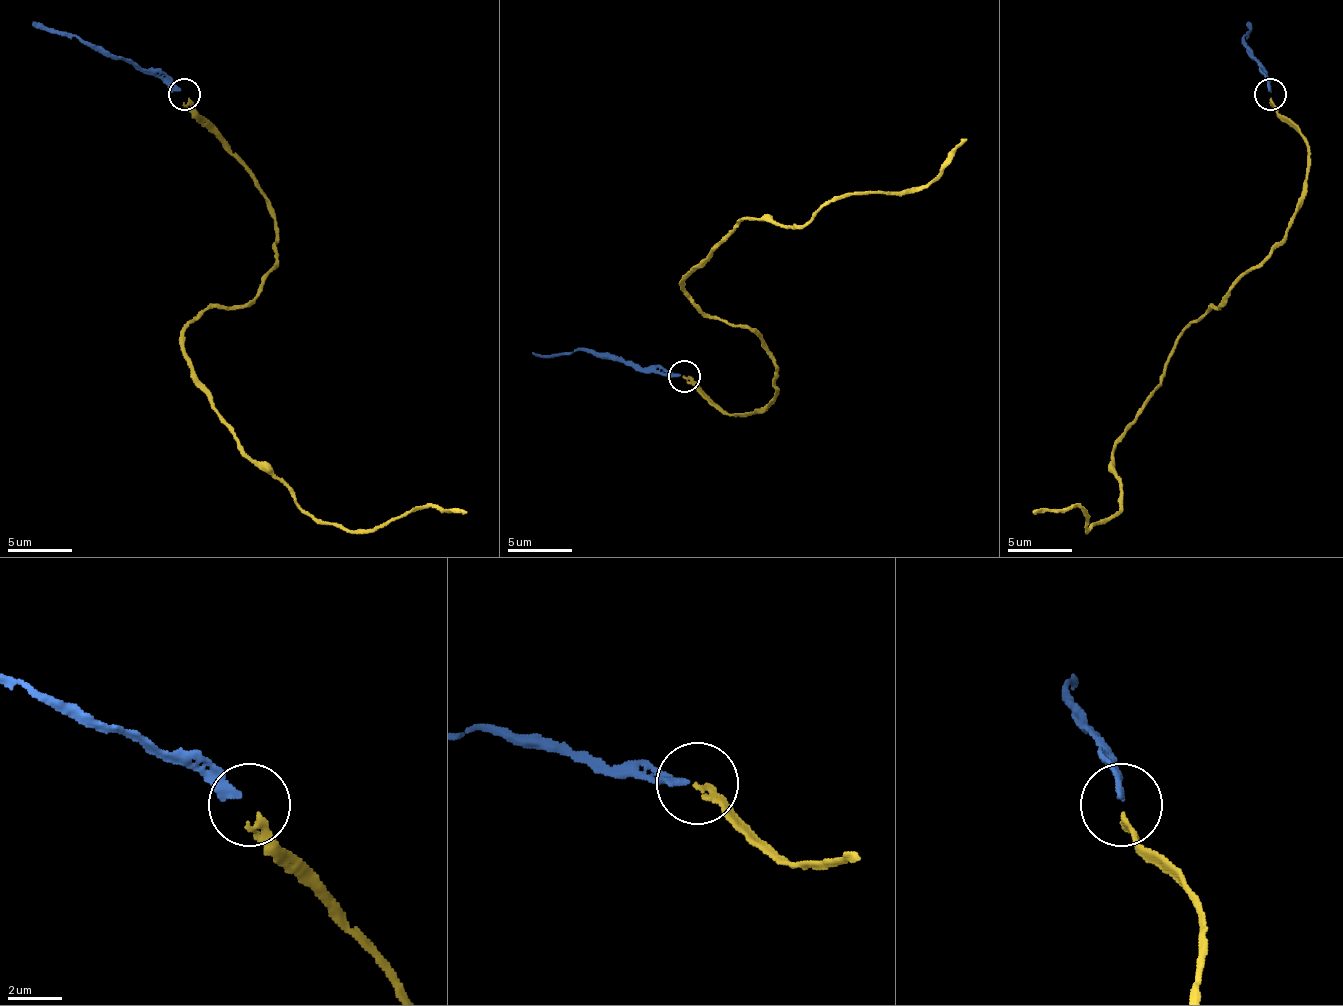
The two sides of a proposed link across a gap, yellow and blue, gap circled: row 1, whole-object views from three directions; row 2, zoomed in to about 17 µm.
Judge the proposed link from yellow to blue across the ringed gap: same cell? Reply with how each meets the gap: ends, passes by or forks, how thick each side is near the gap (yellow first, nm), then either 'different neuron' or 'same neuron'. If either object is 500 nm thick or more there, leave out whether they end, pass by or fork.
yellow ends | blue ends | 240/320 nm | same neuron

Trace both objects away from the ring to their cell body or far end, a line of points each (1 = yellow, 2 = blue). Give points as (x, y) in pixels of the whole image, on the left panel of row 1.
1: (188, 96), (274, 225), (258, 293), (184, 331), (223, 425), (349, 531), (468, 512)
2: (181, 90), (88, 45), (46, 32), (33, 22)

